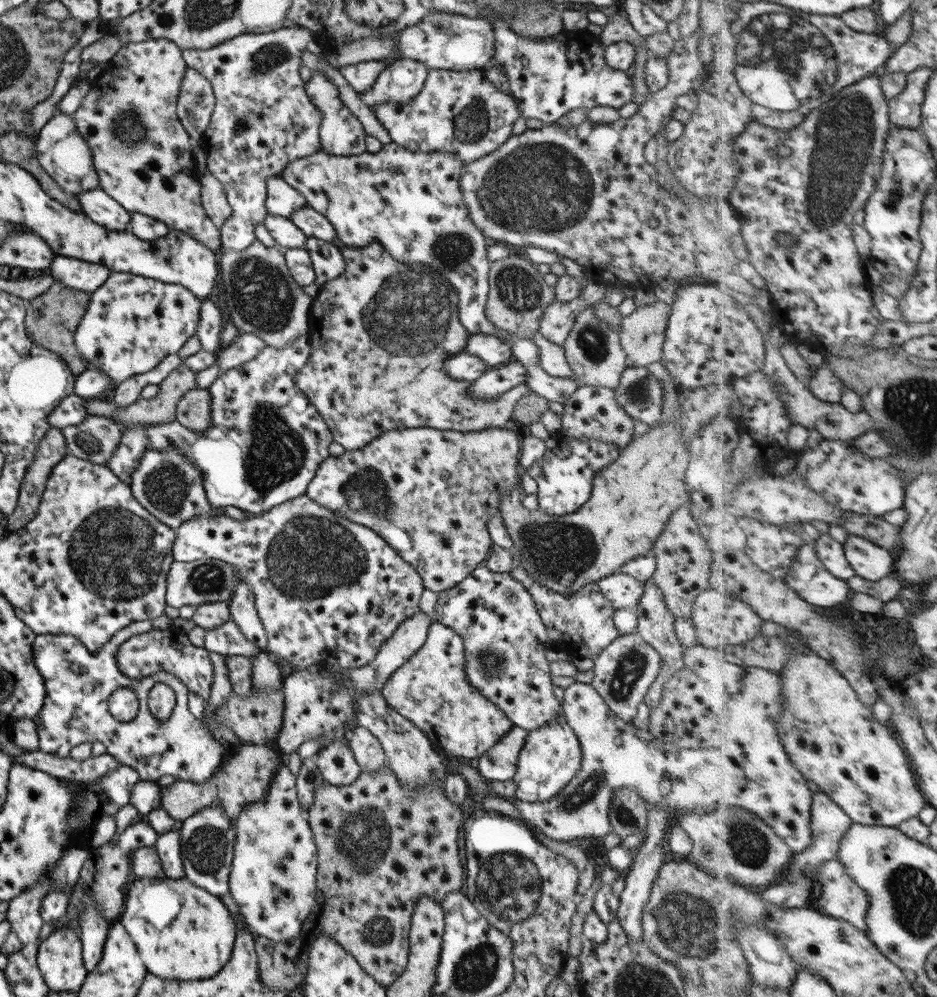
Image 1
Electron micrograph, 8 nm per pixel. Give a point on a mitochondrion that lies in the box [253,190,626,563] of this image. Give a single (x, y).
(410, 313)

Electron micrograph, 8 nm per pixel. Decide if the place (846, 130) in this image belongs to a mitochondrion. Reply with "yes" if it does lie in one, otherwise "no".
yes

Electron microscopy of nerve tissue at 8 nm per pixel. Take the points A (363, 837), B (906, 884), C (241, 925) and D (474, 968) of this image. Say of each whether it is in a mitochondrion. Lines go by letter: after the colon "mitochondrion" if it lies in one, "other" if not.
A: mitochondrion
B: mitochondrion
C: other
D: mitochondrion

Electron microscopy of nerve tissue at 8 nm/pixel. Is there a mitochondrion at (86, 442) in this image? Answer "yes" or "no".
yes

